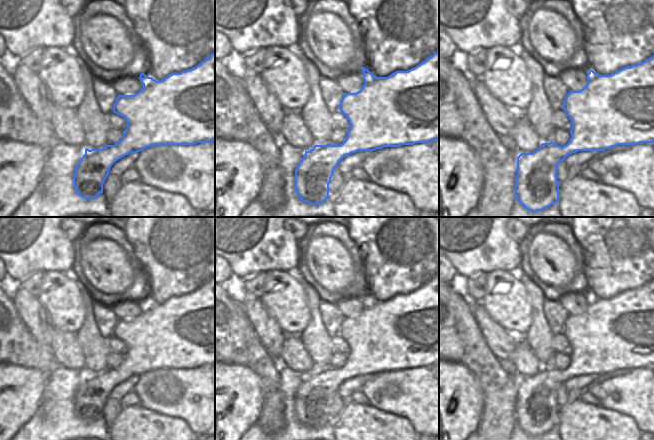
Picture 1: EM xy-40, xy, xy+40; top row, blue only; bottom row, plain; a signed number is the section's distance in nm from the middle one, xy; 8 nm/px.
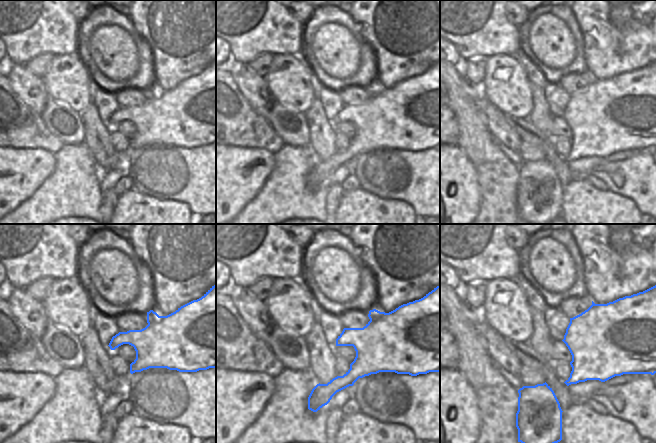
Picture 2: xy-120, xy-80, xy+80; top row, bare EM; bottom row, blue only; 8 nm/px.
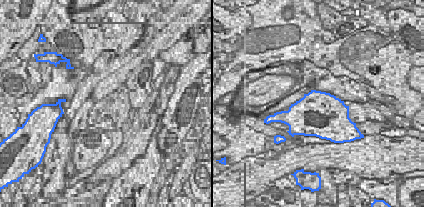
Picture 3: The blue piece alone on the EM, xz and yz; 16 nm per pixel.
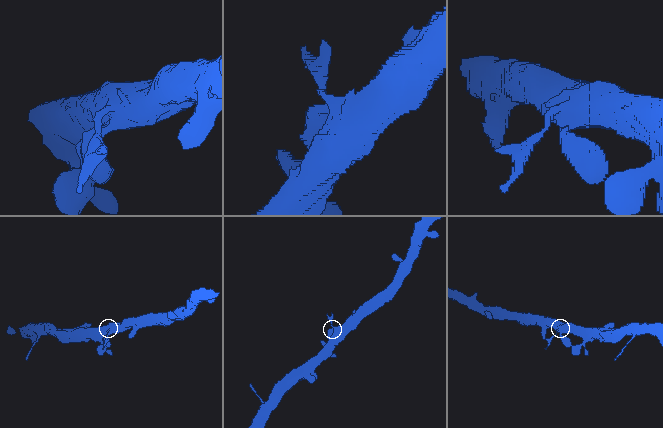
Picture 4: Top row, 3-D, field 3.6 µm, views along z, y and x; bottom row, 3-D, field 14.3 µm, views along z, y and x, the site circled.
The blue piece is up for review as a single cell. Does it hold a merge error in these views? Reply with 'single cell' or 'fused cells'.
single cell

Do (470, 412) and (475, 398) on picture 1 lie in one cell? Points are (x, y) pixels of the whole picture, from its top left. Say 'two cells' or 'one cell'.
one cell

